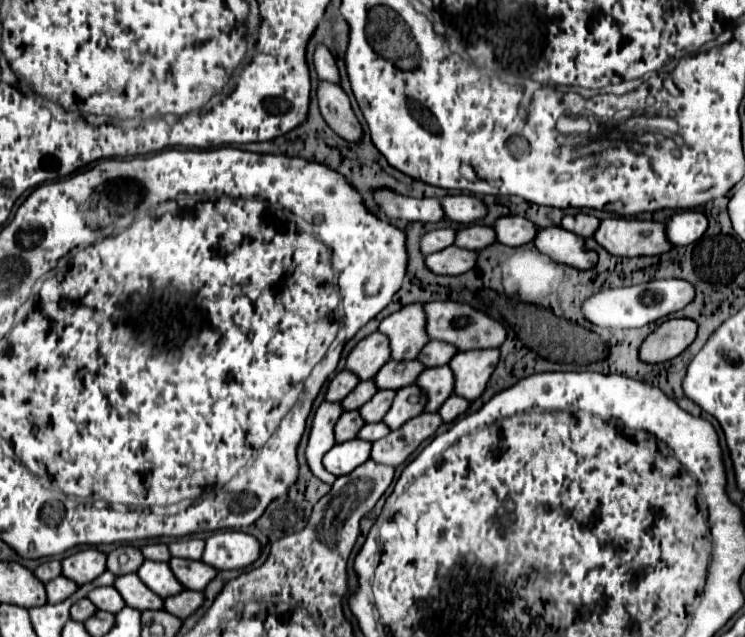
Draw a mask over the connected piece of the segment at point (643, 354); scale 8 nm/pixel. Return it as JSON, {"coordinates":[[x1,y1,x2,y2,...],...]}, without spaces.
{"coordinates":[[667,320,655,332,651,332,641,344,639,358,645,364,659,364,679,356,697,334,697,324,693,320]]}

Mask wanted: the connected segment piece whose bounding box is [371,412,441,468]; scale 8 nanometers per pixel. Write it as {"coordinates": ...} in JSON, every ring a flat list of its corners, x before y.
{"coordinates":[[423,412,417,418,405,422,401,428,391,430,385,438,373,442,371,460,375,460,377,464,397,468,419,448,419,444,425,438,433,436,439,426,441,426,441,416,437,412,433,414]]}

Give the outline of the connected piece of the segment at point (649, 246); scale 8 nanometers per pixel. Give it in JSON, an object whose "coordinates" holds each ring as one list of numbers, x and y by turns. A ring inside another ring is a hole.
{"coordinates":[[605,218,593,238,615,256,653,256,671,250,663,224,651,220]]}

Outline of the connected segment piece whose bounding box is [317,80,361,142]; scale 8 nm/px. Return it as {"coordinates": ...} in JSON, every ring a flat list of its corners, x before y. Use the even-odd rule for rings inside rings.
{"coordinates":[[319,80,317,100,319,100,321,114,325,122,331,126,331,130,335,130,345,140,357,142,361,138,361,126,351,110,347,94,339,84]]}

